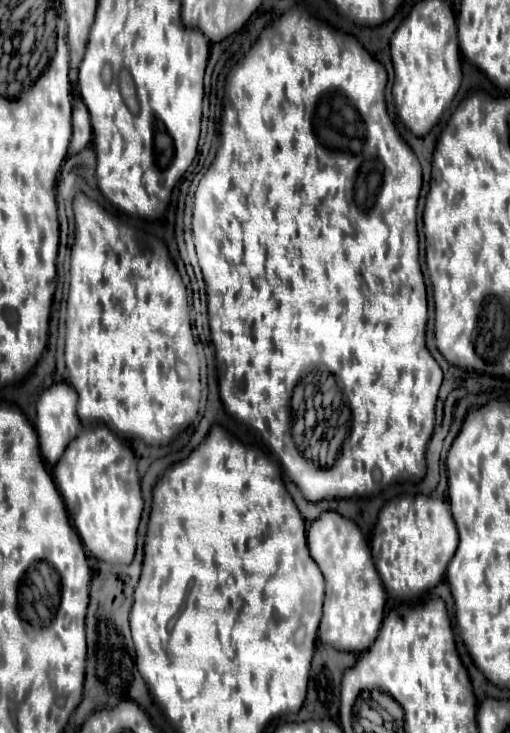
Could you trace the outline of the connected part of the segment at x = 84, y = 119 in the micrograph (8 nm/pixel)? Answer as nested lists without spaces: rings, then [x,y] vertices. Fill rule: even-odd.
[[[74,98],[74,114],[72,114],[72,142],[68,154],[82,152],[92,142],[92,126],[88,118],[88,108],[84,106],[82,98]]]

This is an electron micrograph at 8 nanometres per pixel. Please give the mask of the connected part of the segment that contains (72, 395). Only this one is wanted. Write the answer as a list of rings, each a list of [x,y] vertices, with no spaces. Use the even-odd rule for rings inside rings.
[[[66,382],[54,384],[48,390],[44,390],[36,404],[36,434],[38,434],[42,458],[50,466],[54,466],[62,458],[66,446],[78,436],[80,428],[82,424],[76,414],[76,390],[72,390],[72,386],[68,386]]]

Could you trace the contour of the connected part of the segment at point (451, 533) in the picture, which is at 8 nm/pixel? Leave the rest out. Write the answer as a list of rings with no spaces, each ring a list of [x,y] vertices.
[[[418,494],[412,502],[386,504],[372,536],[372,558],[388,596],[412,600],[444,580],[444,570],[456,552],[458,534],[448,504],[440,498]]]

